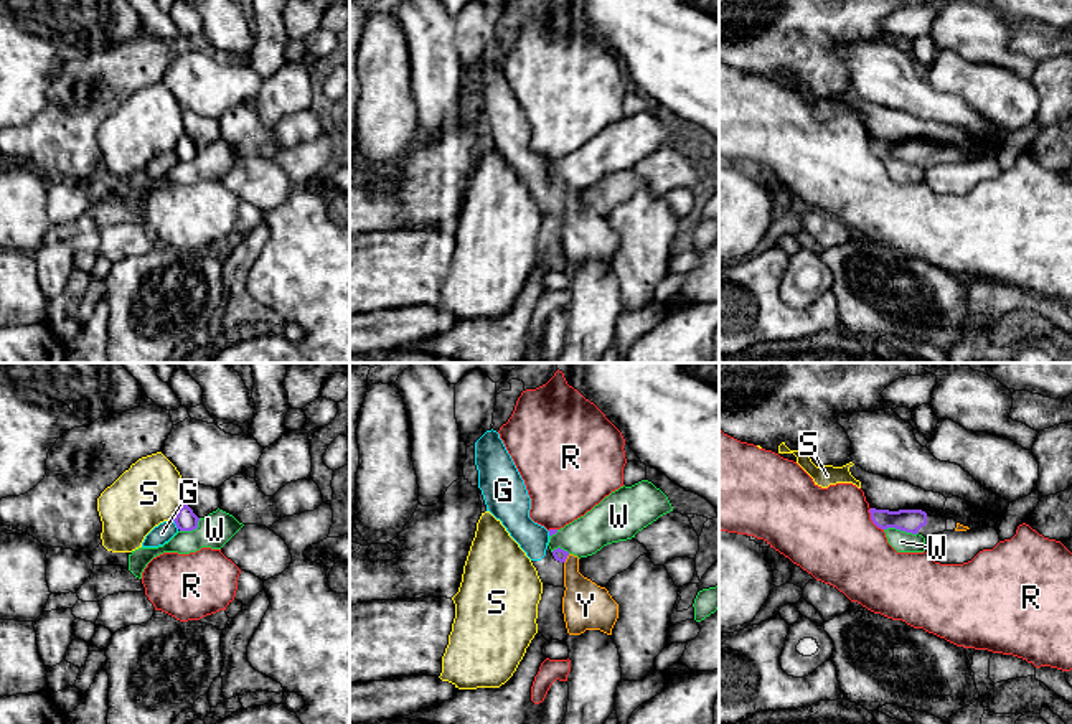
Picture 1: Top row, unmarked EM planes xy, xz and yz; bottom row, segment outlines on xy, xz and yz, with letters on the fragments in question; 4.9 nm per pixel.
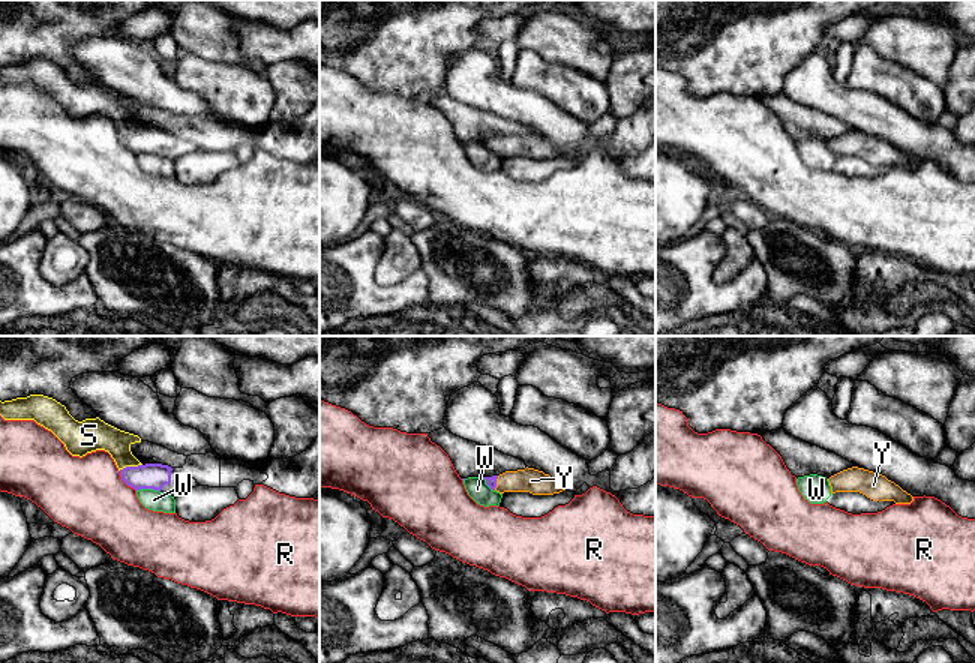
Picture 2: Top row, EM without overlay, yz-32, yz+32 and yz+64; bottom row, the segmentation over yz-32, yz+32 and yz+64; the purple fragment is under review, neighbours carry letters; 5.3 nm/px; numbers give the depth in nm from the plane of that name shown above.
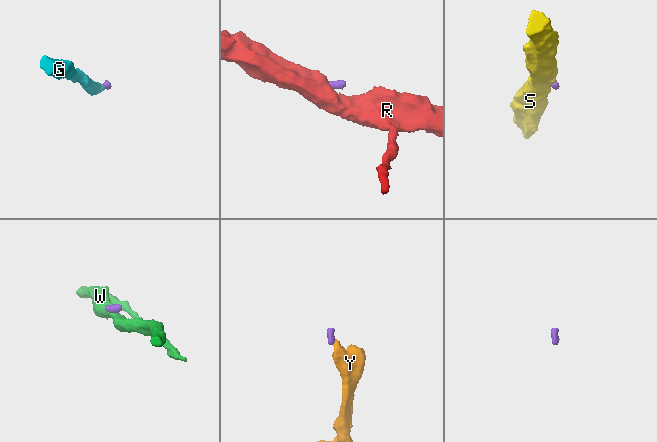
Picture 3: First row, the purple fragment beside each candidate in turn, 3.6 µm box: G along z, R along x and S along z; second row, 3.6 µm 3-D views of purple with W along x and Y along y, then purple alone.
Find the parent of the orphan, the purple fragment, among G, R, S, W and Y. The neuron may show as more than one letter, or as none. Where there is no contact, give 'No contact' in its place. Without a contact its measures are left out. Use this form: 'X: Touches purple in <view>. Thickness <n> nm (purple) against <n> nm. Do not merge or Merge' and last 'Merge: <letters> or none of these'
G: Touches purple in xy. Thickness 110 nm (purple) against 90 nm. Merge
R: Touches purple in yz. Thickness 110 nm (purple) against 440 nm. Do not merge
S: Touches purple in xy. Thickness 110 nm (purple) against 300 nm. Do not merge
W: Touches purple in yz. Thickness 110 nm (purple) against 100 nm. Do not merge
Y: Touches purple in xz. Thickness 70 nm (purple) against 220 nm. Merge
Merge: G, Y

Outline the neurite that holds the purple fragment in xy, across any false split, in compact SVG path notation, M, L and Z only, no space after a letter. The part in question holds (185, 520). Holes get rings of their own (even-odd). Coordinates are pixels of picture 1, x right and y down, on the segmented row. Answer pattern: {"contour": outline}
{"contour": "M185 503L176 516L155 526L143 539L142 548L158 548L168 543L178 531L193 531L198 528L200 518Z"}

